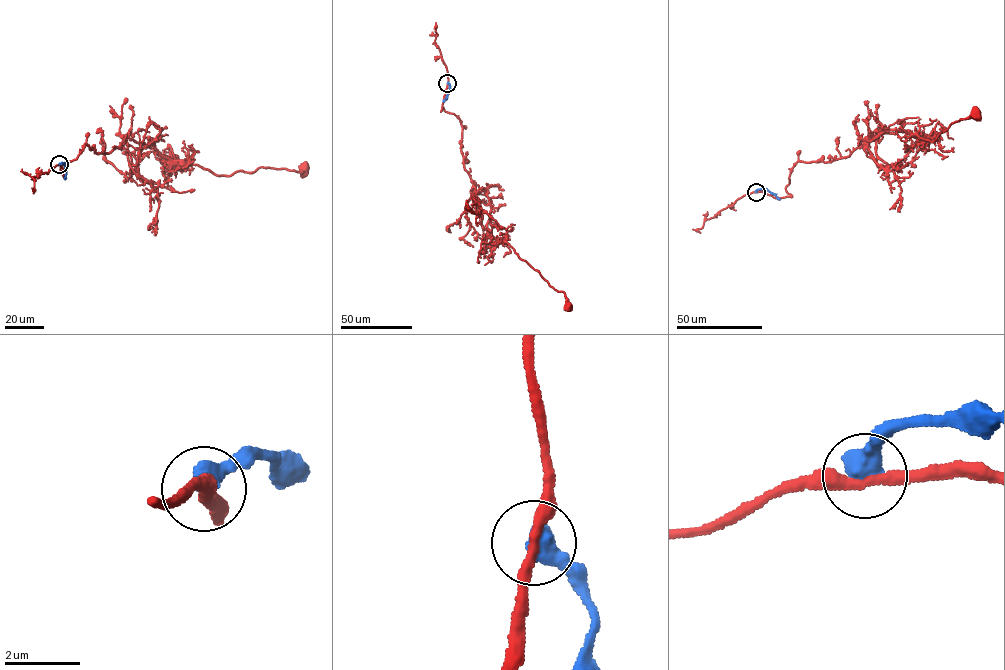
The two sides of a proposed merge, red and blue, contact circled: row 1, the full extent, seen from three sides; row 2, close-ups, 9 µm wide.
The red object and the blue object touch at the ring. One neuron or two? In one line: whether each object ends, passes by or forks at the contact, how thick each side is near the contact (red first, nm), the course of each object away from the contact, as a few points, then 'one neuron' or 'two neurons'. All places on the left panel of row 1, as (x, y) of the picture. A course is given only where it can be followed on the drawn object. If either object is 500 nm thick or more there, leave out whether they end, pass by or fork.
280 nm thick on the red side, 600 nm on the other; red runs (59, 164), (64, 178), (63, 164), (85, 144), (108, 154), (128, 138), (219, 176), (305, 169); blue runs (59, 164), (65, 164), (65, 179); two neurons

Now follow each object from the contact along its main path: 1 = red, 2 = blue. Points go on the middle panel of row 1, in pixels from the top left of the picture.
1: (448, 83), (440, 111), (443, 107), (460, 119), (464, 167), (473, 184), (480, 224), (562, 291), (569, 307)
2: (448, 83), (449, 92), (443, 101)

